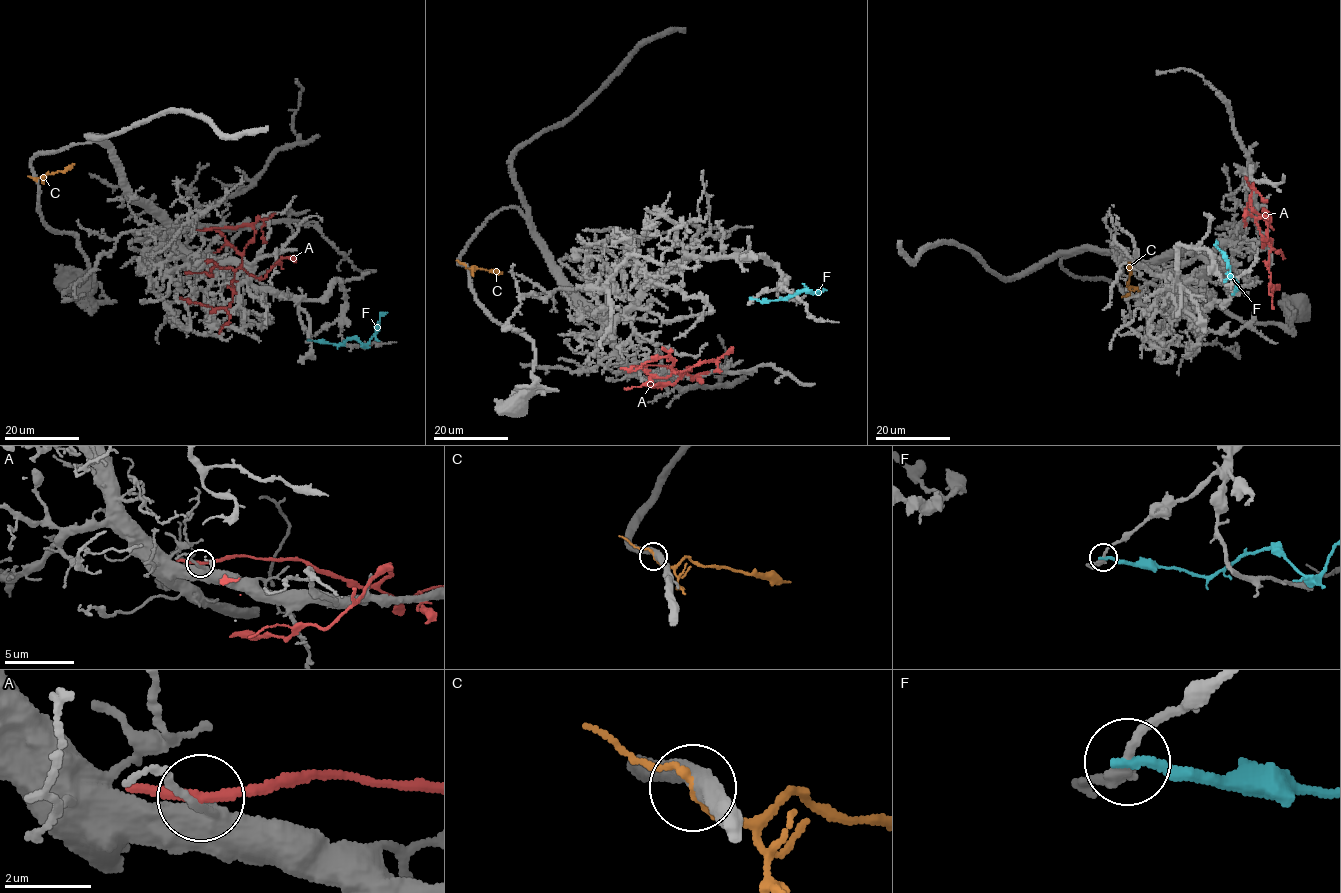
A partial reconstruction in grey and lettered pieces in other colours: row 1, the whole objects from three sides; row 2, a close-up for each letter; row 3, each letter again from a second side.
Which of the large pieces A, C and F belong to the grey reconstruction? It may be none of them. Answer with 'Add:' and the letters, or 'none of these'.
Add: none of these

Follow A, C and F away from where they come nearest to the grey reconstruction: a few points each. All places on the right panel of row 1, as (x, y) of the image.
A: (1246, 223), (1251, 197), (1250, 206), (1266, 222), (1267, 270), (1272, 287), (1279, 285), (1274, 288)
C: (1128, 294), (1128, 262)
F: (1233, 293), (1237, 284), (1228, 276), (1230, 267), (1216, 246), (1217, 241)

